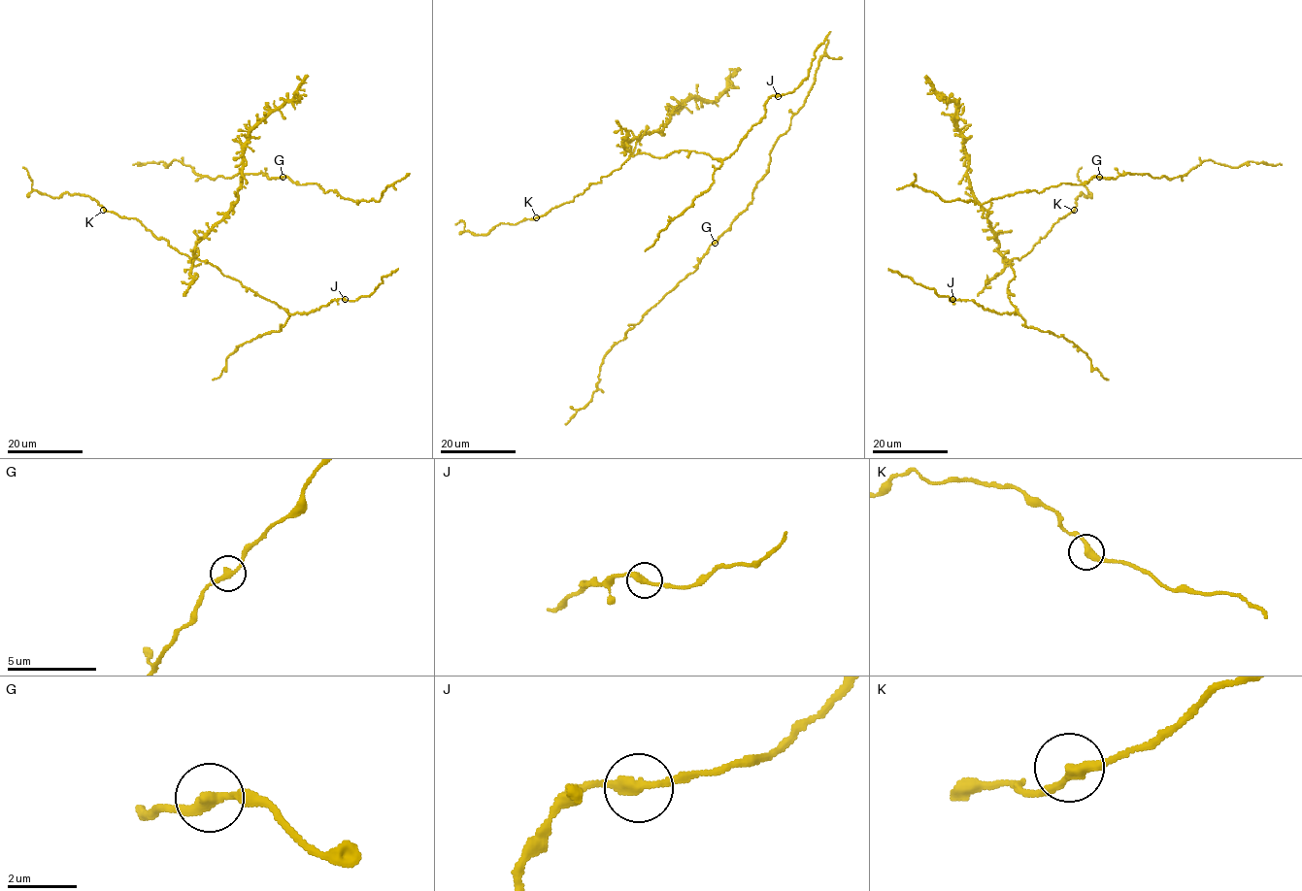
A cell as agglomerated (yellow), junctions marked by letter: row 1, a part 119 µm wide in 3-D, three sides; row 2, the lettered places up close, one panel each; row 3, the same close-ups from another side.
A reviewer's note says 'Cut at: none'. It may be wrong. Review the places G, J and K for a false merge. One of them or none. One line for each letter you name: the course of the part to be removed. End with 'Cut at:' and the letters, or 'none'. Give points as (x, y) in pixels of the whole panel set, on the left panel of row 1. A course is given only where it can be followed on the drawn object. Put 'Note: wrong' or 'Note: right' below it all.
Cut at: none
Note: right

